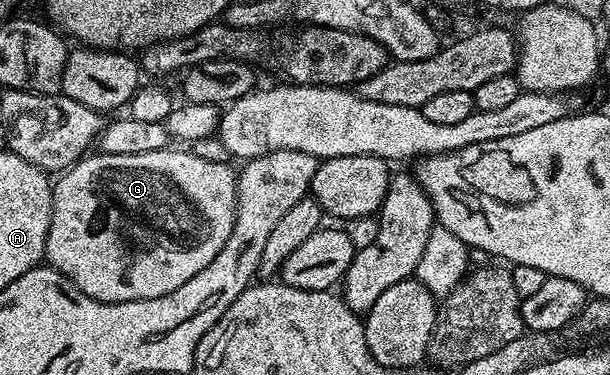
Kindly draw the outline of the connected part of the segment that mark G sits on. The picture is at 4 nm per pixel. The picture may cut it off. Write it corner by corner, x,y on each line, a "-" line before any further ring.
167,149
165,151
153,151
152,153
128,153
127,155
90,153
79,159
78,162
73,163
72,166
67,167
65,171
57,176
56,182
53,184
52,221
48,225
44,259
49,266
54,267
64,277
68,277
68,281
72,281
72,285
76,285
76,289
80,289
80,293
88,293
88,297
92,297
96,301
104,301
105,303
123,303
124,301
140,301
141,299
164,297
168,293
172,293
172,289
180,289
180,285
184,285
184,281
192,281
192,277
196,277
196,273
200,273
200,269
207,267
218,256
220,249
224,249
224,241
228,241
228,237
232,235
232,225
236,221
236,209
238,208
238,176
235,168
230,168
231,164
229,162
217,163
216,161
204,161
204,157
196,157
193,150
190,149
182,149
186,151
174,150

